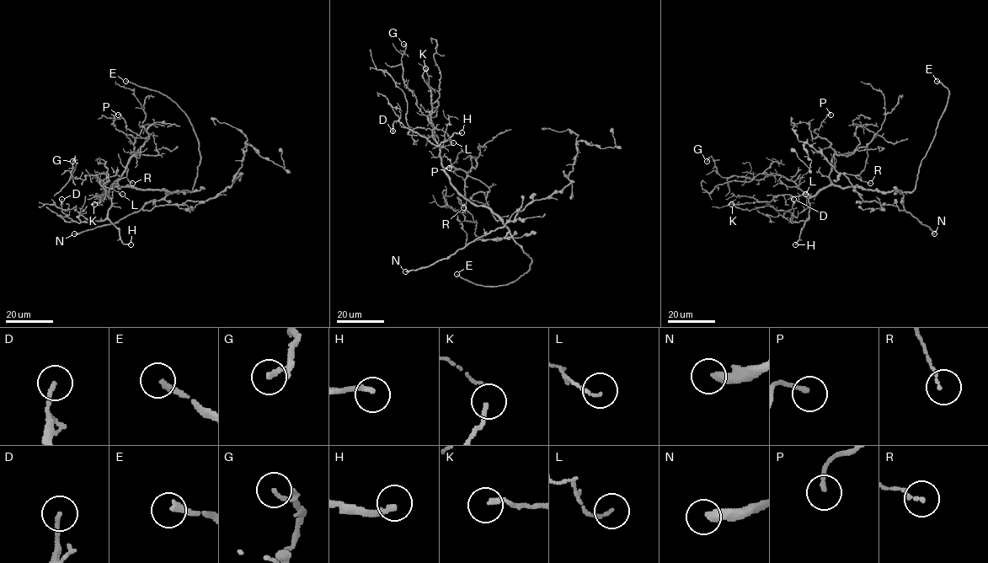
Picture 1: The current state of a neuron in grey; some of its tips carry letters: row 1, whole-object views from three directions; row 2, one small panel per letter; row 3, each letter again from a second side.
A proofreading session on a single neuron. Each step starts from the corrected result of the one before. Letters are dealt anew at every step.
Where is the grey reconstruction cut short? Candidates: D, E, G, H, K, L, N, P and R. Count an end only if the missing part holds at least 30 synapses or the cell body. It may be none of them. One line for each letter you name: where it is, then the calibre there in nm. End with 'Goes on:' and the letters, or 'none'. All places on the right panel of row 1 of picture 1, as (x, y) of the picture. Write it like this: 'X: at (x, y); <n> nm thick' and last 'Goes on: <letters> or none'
E: at (937, 81); 280 nm thick
H: at (795, 244); 240 nm thick
N: at (934, 233); 400 nm thick
Goes on: E, H, N

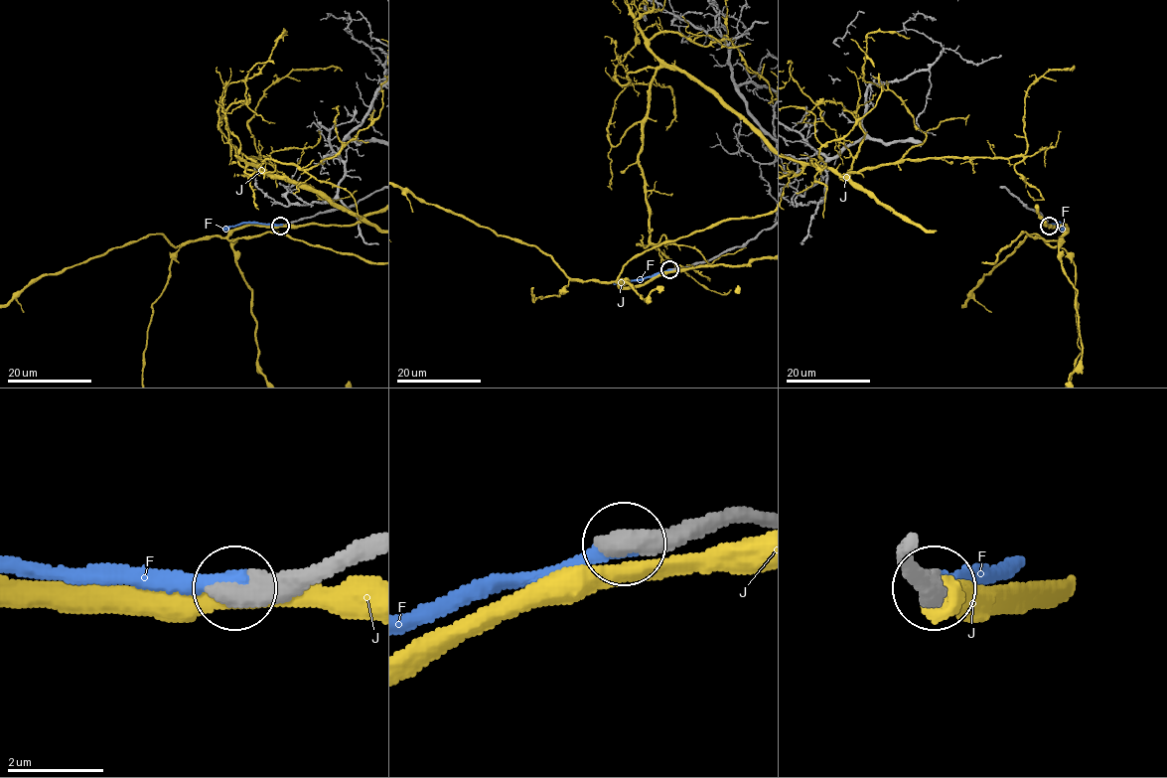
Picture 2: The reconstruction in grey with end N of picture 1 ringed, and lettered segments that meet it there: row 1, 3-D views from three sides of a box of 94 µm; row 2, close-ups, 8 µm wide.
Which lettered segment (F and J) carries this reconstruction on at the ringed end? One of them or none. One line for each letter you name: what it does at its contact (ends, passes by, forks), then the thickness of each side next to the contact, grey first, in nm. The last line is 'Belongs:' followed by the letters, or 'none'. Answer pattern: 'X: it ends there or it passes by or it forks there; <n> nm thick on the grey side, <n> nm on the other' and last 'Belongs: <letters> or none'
F: it ends there; 600 nm thick on the grey side, 360 nm on the other
Belongs: F

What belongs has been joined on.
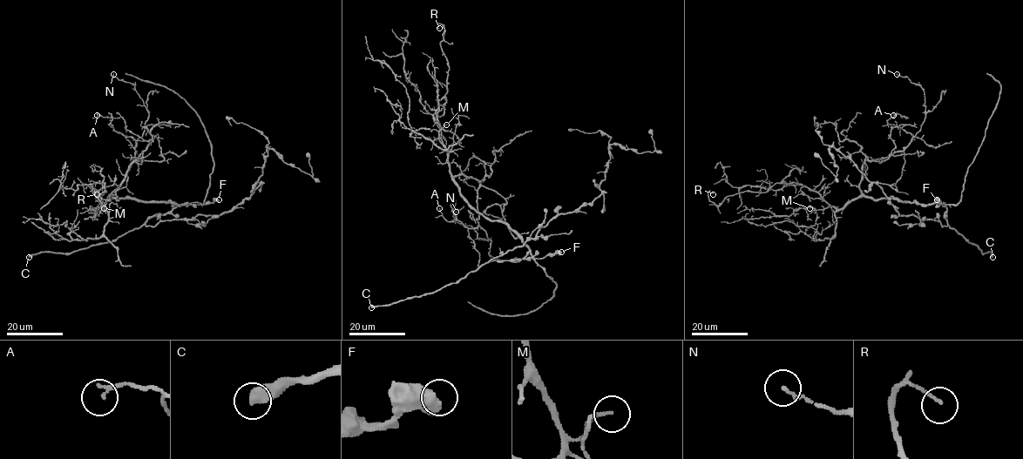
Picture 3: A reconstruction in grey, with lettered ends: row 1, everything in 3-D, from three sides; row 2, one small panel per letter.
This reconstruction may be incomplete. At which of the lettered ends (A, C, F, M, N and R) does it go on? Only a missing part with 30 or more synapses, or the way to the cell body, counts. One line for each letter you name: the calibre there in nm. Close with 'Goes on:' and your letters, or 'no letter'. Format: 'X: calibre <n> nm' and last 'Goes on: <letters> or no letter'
C: calibre 550 nm
Goes on: C

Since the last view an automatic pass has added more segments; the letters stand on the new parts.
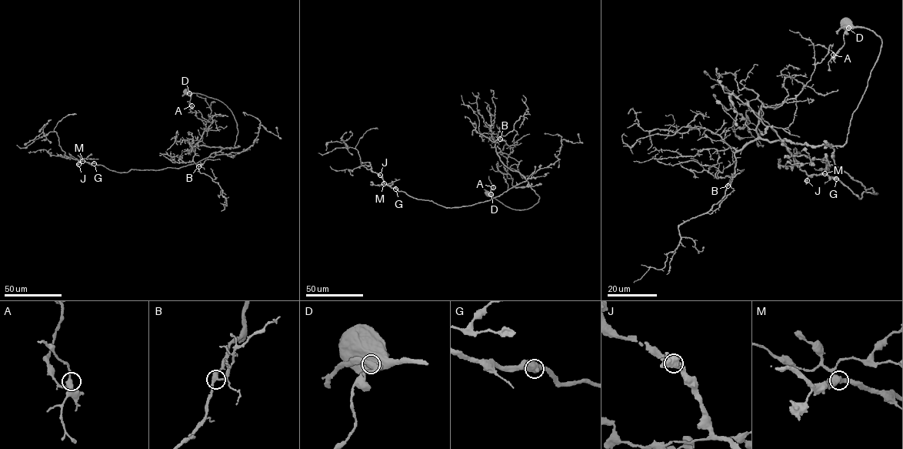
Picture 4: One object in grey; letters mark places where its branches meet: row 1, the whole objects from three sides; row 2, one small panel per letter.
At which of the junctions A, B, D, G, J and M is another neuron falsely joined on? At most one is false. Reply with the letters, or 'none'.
D

